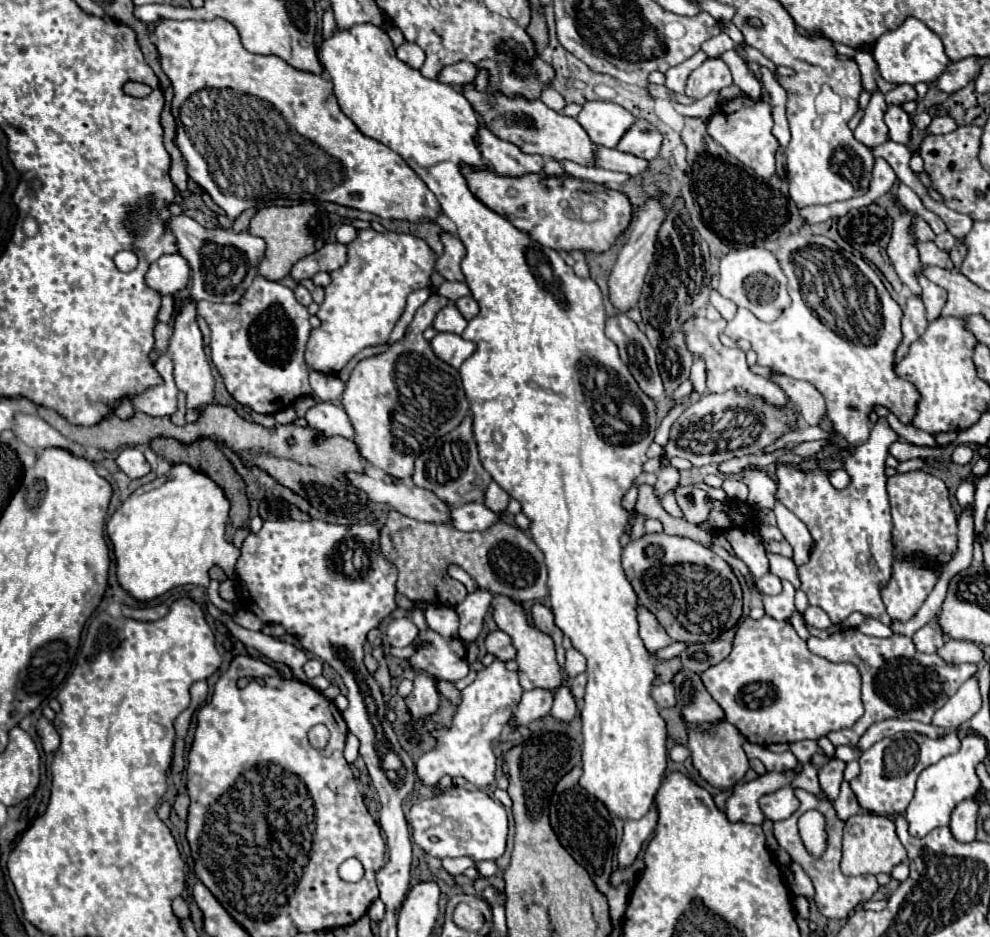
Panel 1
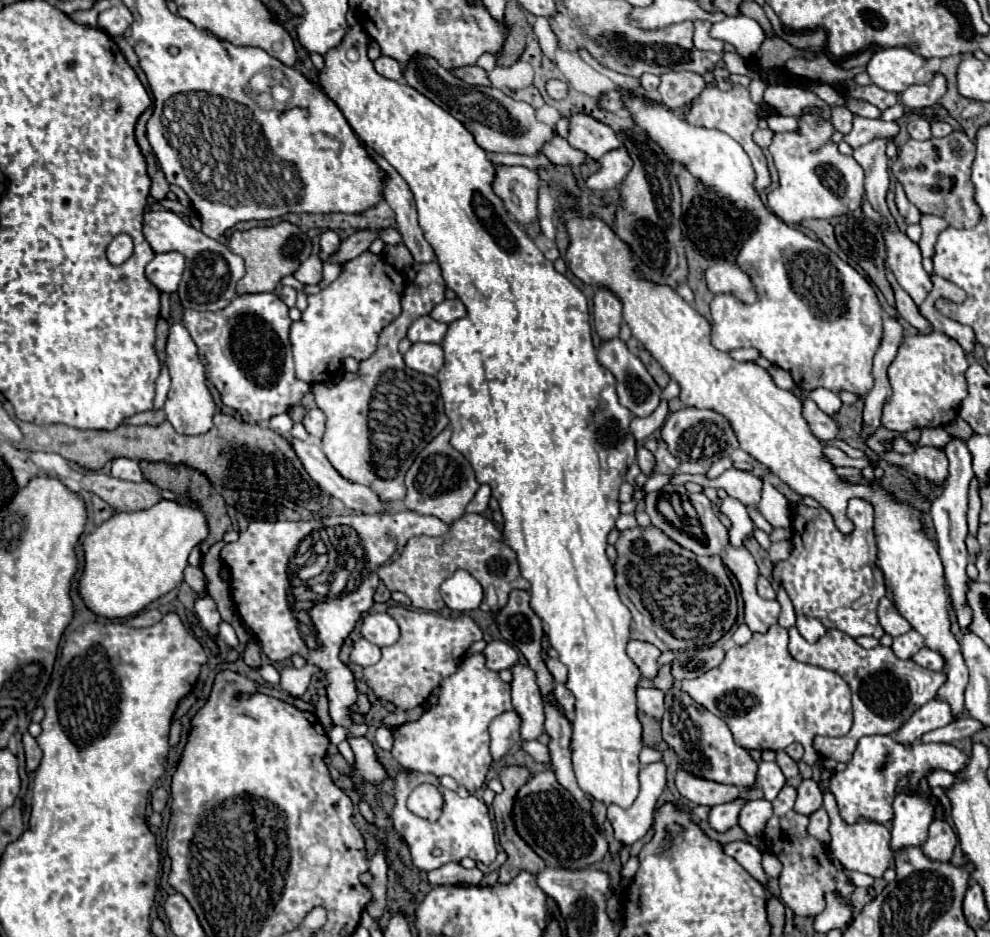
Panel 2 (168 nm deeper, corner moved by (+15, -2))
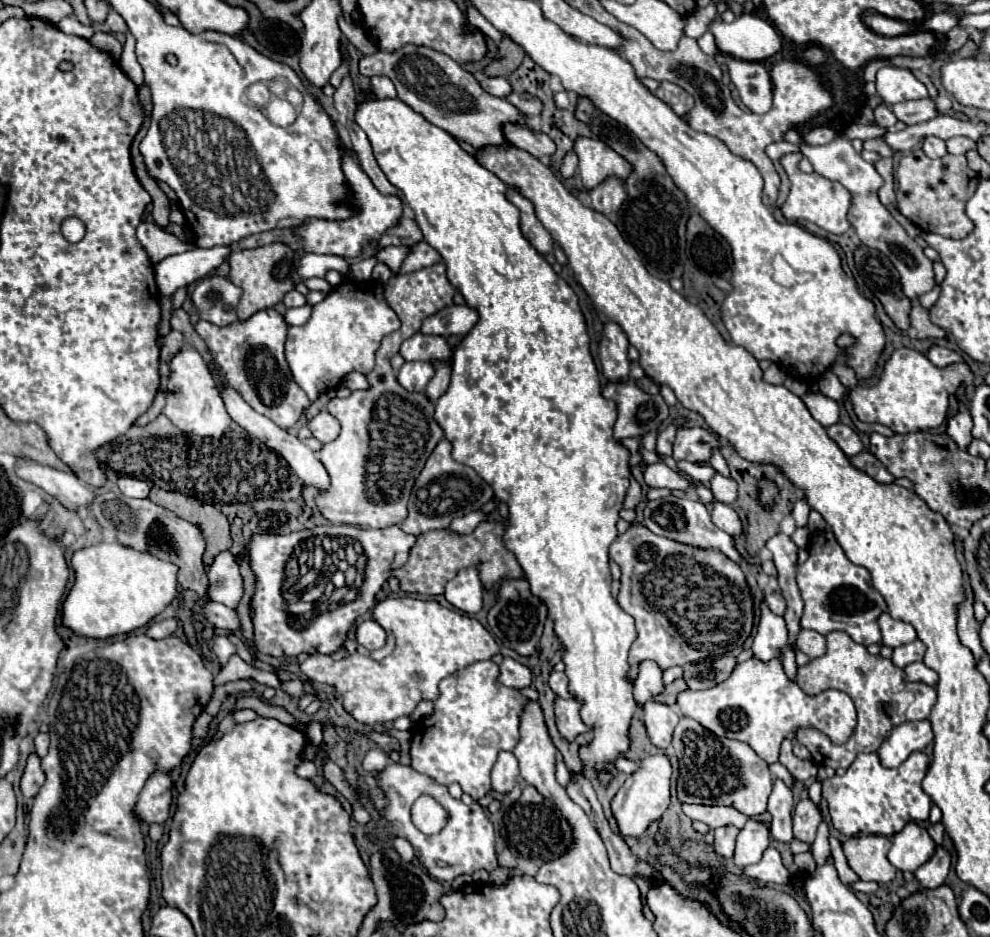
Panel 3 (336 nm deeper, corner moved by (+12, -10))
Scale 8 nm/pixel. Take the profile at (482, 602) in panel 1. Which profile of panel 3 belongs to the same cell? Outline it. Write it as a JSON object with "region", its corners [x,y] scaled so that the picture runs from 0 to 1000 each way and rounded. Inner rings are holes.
{"region":[[[480,606],[466,608],[458,619],[449,625],[449,638],[462,651],[470,655],[482,655],[488,642],[488,625],[484,621]]]}

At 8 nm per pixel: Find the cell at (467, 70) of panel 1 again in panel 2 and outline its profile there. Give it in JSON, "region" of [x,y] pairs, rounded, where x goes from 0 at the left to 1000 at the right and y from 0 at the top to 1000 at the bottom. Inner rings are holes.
{"region":[[[471,70],[471,73],[463,73],[457,75],[461,81],[465,81],[471,90],[487,90],[487,92],[495,92],[495,83],[493,77],[483,73],[483,70]]]}

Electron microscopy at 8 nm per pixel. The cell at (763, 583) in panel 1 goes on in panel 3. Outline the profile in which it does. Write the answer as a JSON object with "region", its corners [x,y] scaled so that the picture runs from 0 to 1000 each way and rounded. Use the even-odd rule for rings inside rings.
{"region":[[[777,619],[777,623],[773,625],[773,642],[775,642],[775,647],[779,649],[781,655],[791,657],[791,653],[793,653],[793,640],[789,636],[785,619]]]}

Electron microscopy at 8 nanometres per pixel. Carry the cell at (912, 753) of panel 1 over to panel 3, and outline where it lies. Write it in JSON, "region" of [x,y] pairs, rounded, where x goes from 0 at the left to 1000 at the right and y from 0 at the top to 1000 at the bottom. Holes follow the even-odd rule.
{"region":[[[886,803],[868,805],[852,828],[831,832],[831,852],[837,858],[841,882],[854,892],[866,890],[902,892],[916,877],[936,875],[940,856],[936,856],[936,847],[932,845],[930,835],[932,828],[936,826],[938,815],[940,809],[934,803],[922,803],[906,820],[892,820],[892,815],[888,815]]]}

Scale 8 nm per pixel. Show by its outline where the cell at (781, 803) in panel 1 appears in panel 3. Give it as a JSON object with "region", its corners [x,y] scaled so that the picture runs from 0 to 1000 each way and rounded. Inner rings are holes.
{"region":[[[757,873],[755,879],[746,886],[744,905],[742,905],[742,922],[757,924],[769,918],[773,905],[777,903],[777,884],[773,877]]]}

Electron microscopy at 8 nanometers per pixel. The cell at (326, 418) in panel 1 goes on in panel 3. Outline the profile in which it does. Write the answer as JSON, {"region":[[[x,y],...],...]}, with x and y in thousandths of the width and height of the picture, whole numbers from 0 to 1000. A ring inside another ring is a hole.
{"region":[[[324,438],[310,455],[316,461],[316,465],[326,474],[334,472],[334,470],[338,470],[342,465],[342,450],[328,438]]]}

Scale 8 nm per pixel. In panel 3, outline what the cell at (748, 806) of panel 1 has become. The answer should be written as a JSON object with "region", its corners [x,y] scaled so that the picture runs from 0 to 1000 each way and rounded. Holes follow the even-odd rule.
{"region":[[[730,882],[722,884],[722,909],[728,914],[738,916],[742,907],[742,894],[744,894],[744,884],[742,882]]]}

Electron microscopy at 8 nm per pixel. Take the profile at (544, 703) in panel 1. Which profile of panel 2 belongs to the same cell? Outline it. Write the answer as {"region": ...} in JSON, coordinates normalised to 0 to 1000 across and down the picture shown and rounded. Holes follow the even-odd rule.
{"region":[[[509,760],[495,773],[495,805],[497,811],[507,811],[517,796],[525,792],[525,766],[521,760]]]}

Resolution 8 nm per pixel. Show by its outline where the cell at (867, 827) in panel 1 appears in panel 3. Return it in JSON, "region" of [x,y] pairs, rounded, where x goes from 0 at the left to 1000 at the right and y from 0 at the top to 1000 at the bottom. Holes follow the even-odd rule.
{"region":[[[868,892],[852,899],[852,909],[860,928],[870,939],[884,939],[896,943],[902,939],[906,926],[896,918],[900,896],[896,892]]]}

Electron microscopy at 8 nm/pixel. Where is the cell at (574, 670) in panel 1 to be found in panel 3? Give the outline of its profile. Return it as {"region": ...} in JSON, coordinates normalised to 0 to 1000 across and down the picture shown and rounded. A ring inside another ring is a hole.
{"region":[[[559,717],[557,724],[555,724],[555,732],[557,732],[559,739],[561,739],[563,743],[567,743],[567,745],[577,745],[577,741],[575,741],[575,736],[573,736],[573,730],[575,730],[575,726],[573,726],[573,721],[571,721],[569,717]]]}

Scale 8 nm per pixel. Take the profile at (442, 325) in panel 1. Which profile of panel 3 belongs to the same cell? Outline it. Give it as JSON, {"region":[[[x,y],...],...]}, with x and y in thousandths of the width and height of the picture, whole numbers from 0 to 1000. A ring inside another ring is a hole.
{"region":[[[421,354],[407,365],[405,380],[409,384],[439,386],[441,412],[439,412],[439,418],[433,418],[435,423],[439,423],[433,427],[439,429],[452,416],[452,410],[456,403],[456,367],[452,365],[452,361],[449,359],[431,359],[431,356]]]}

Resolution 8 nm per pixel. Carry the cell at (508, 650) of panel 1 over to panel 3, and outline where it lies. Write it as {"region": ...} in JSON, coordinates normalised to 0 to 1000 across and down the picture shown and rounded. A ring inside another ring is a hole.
{"region":[[[508,702],[504,709],[504,728],[514,734],[530,734],[536,730],[536,715],[518,702]]]}

